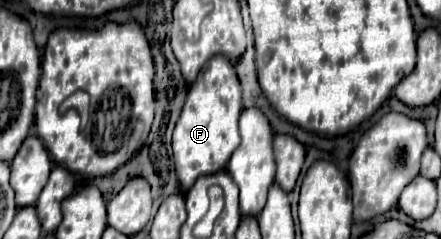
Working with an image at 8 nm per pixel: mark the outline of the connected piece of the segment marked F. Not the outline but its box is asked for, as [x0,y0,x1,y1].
[172,54,242,192]

